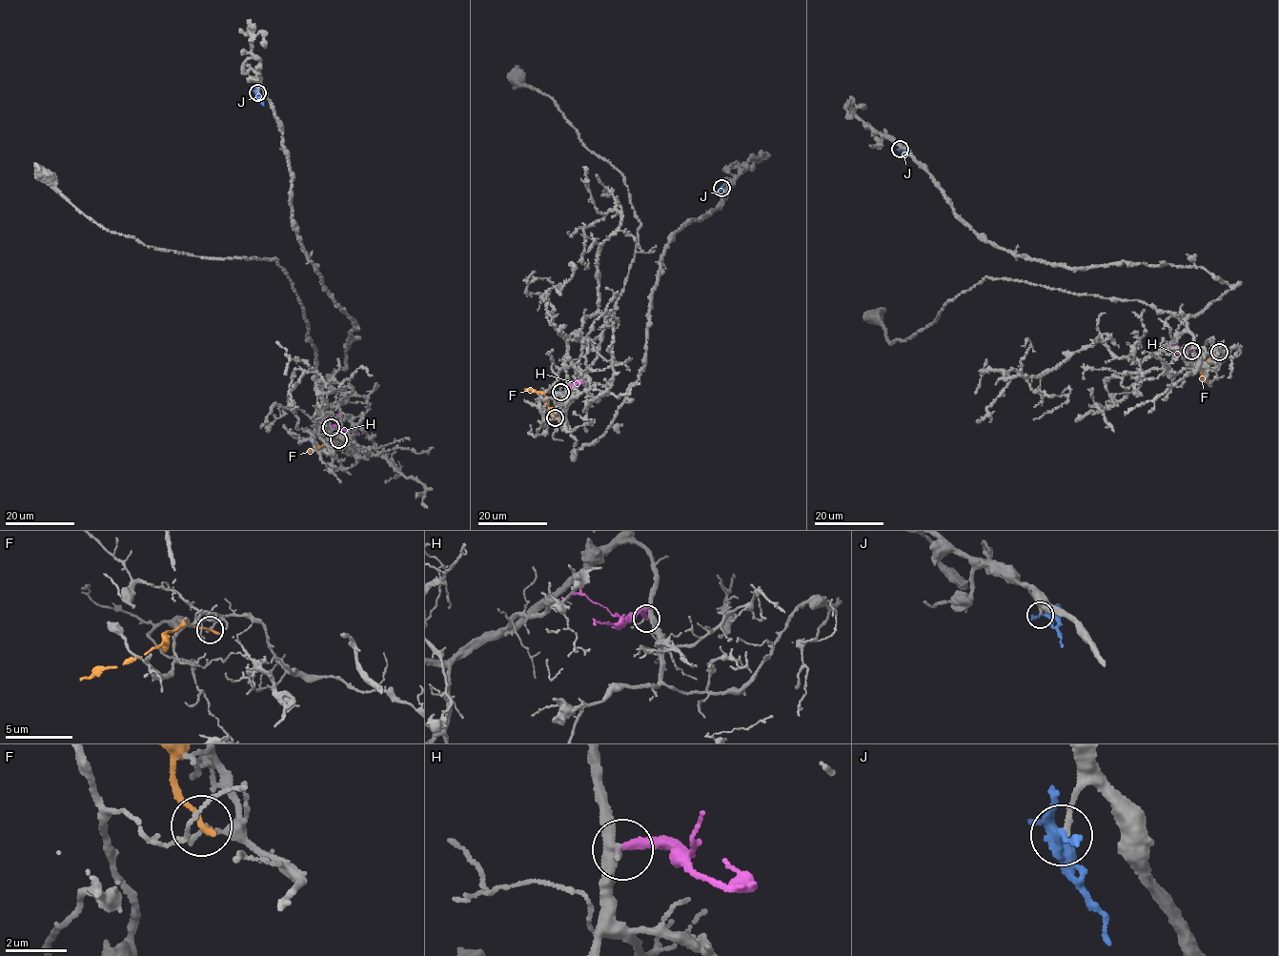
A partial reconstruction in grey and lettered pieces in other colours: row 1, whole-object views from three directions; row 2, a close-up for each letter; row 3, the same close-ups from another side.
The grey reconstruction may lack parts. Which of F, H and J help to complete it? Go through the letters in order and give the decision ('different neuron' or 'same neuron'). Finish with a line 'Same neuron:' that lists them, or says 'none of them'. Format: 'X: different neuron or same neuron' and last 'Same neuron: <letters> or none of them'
F: different neuron
H: different neuron
J: different neuron
Same neuron: none of them

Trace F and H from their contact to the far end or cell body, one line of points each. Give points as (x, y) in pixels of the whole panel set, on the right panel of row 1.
F: (1219, 351), (1202, 366), (1204, 381)
H: (1191, 351), (1178, 354)

